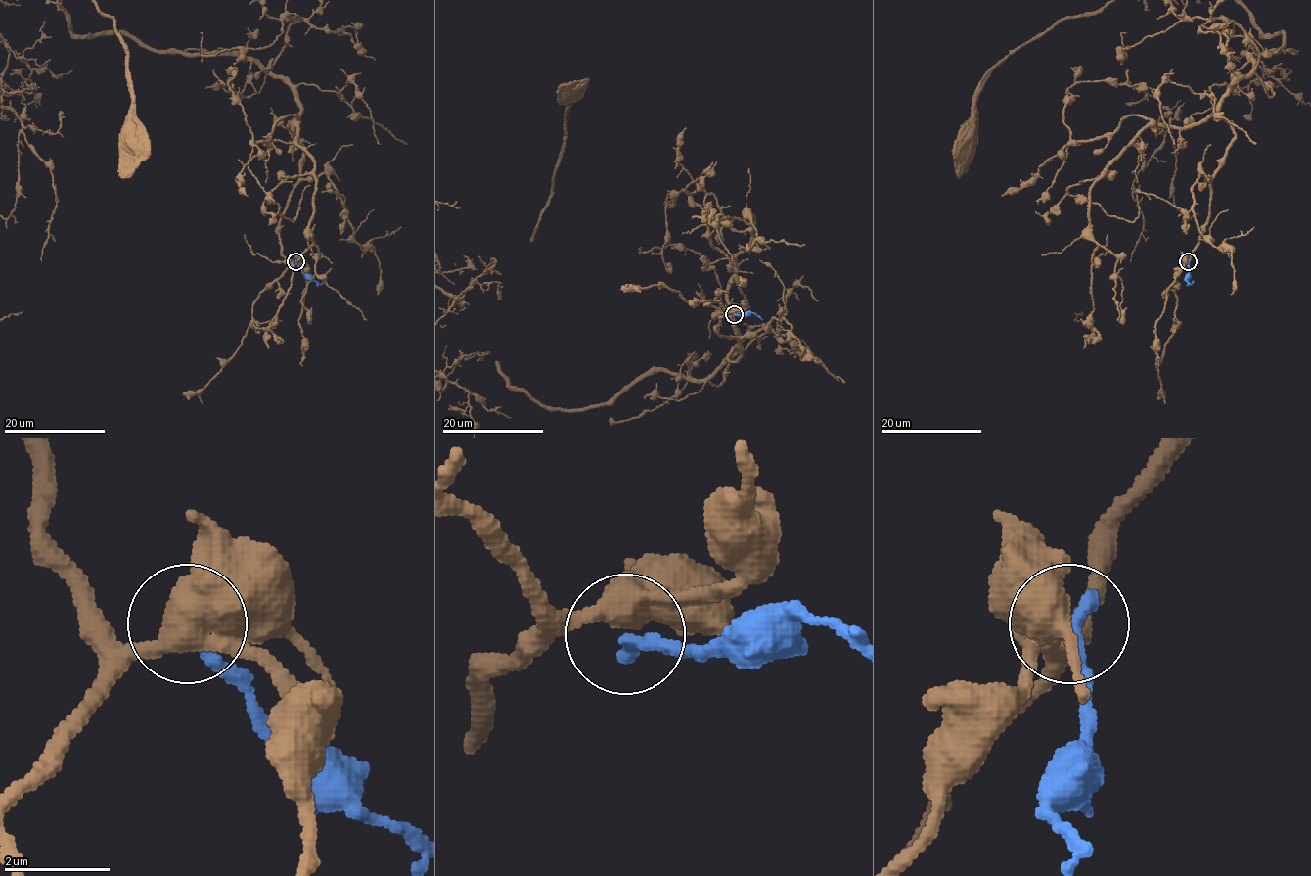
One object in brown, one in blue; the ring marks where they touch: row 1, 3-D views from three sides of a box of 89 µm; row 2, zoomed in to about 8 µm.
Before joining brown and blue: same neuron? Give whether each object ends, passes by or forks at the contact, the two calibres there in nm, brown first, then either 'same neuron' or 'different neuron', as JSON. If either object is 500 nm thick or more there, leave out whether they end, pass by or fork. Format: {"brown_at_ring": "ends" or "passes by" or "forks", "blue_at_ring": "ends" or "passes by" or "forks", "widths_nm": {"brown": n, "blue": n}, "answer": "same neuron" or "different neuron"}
{"widths_nm": {"brown": 500, "blue": 320}, "answer": "different neuron"}

